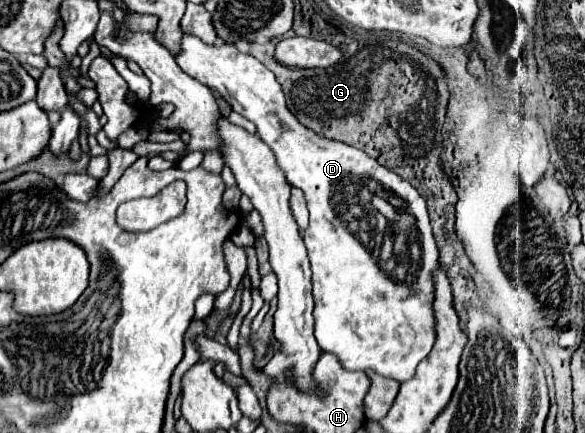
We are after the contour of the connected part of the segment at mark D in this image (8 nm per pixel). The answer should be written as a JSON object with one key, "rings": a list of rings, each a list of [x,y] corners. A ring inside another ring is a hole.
{"rings":[[[184,34],[180,42],[180,52],[176,54],[176,64],[204,86],[218,90],[234,112],[254,122],[258,128],[258,136],[266,140],[270,150],[276,154],[276,162],[284,170],[288,182],[304,192],[310,212],[310,226],[304,234],[304,242],[312,266],[312,294],[316,304],[314,336],[322,352],[336,354],[346,370],[370,368],[398,382],[412,378],[416,366],[430,354],[436,340],[432,314],[432,272],[438,266],[438,250],[428,222],[426,200],[416,192],[410,182],[404,182],[398,174],[380,166],[366,152],[336,140],[328,140],[304,128],[288,110],[284,92],[276,82],[274,74],[254,56],[238,52],[232,44],[210,46],[192,34]],[[366,214],[380,214],[388,218],[390,224],[366,222],[360,218]]]}

